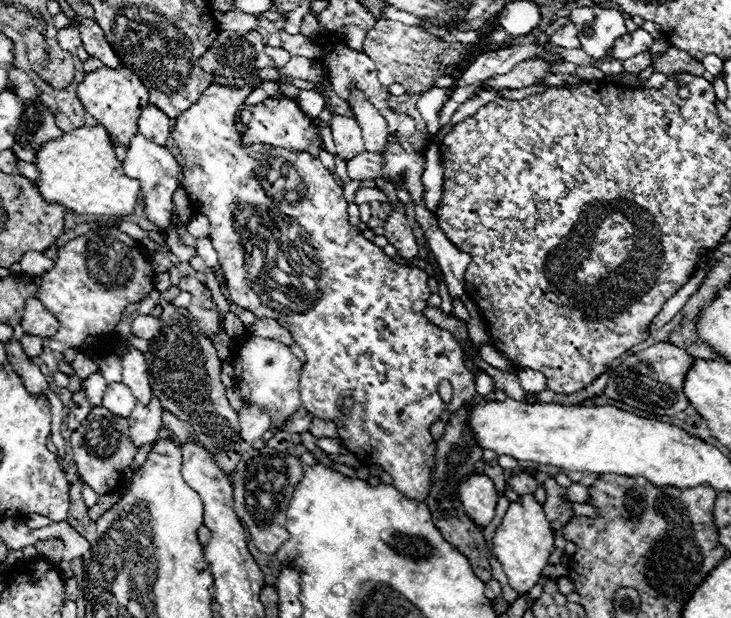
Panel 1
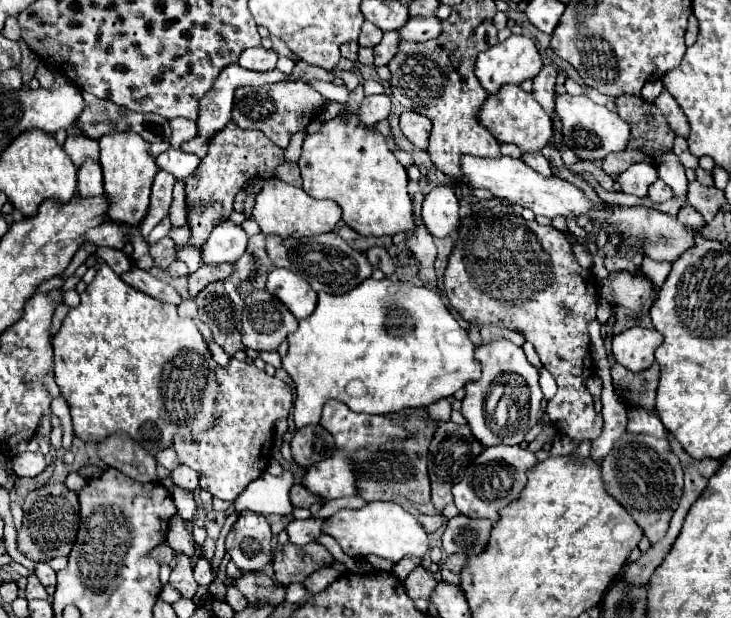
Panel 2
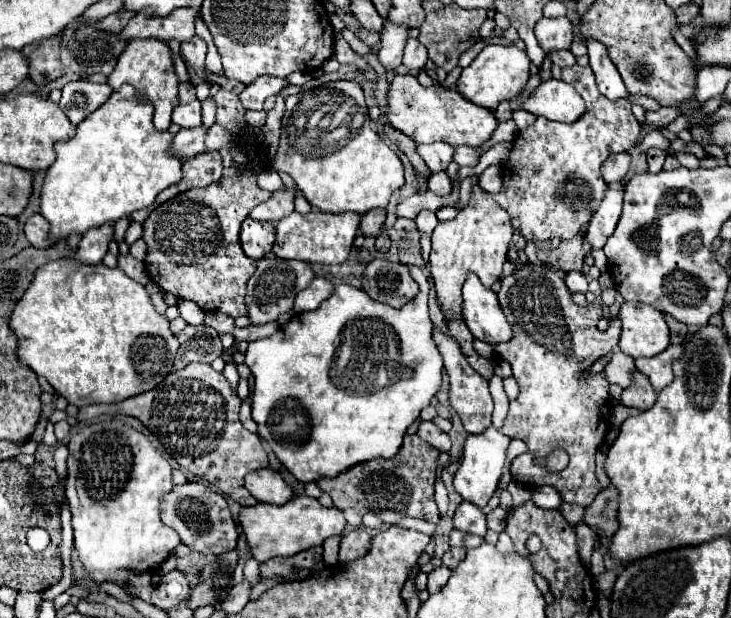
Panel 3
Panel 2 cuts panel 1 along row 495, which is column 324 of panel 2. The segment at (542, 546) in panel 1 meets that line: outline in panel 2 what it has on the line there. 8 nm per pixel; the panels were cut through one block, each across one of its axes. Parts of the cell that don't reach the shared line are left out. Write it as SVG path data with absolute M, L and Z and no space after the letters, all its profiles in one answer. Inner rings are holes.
M368 502L358 510L340 510L328 518L324 524L324 534L330 534L340 544L344 554L352 558L376 554L396 564L408 554L422 558L430 550L426 528L410 512L392 502Z

